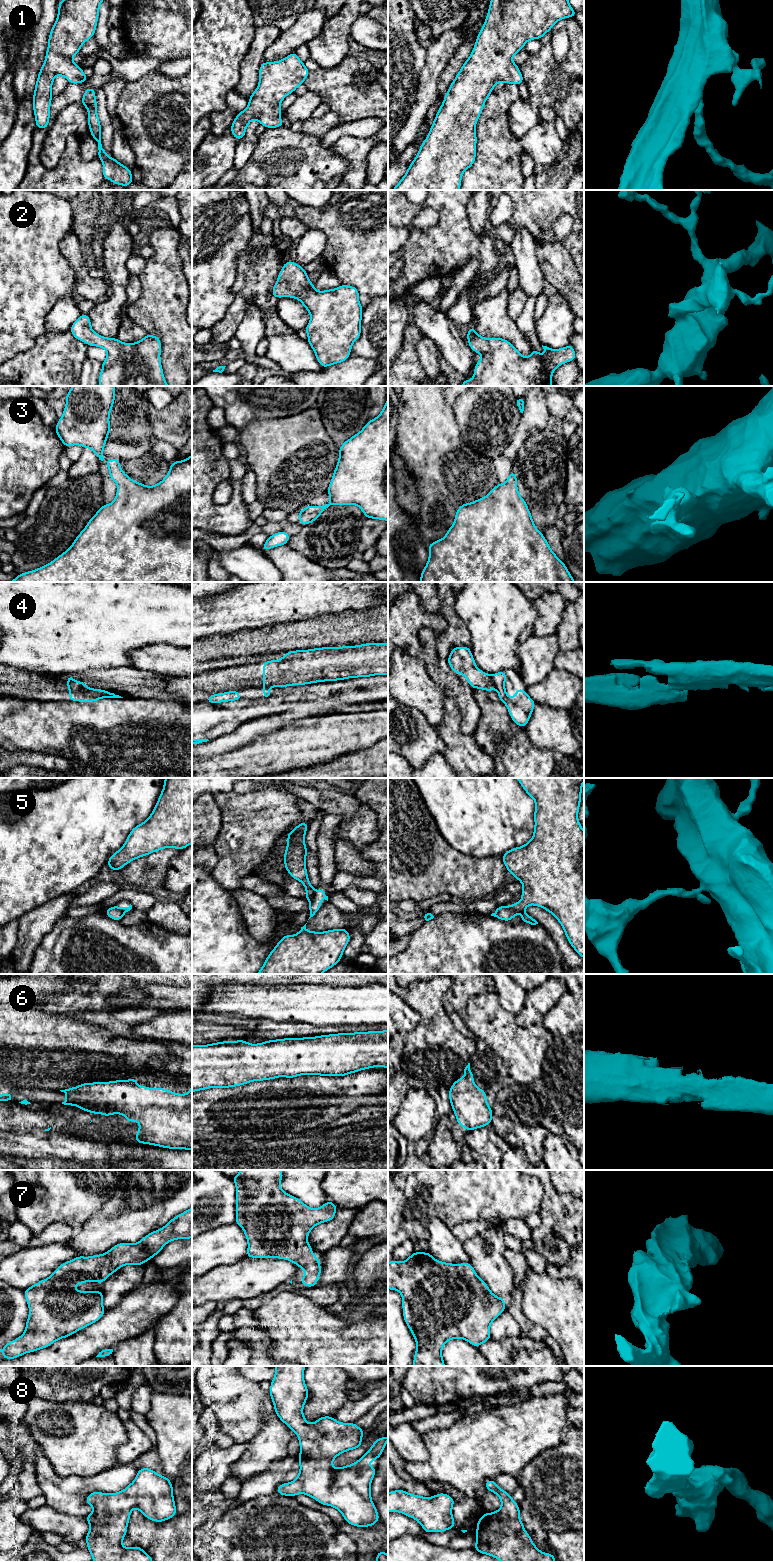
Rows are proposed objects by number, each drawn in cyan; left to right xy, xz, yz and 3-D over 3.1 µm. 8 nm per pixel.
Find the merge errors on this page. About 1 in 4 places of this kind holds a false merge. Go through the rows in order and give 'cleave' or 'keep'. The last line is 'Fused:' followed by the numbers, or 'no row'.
1: keep
2: keep
3: keep
4: cleave
5: cleave
6: keep
7: keep
8: keep
Fused: 4, 5

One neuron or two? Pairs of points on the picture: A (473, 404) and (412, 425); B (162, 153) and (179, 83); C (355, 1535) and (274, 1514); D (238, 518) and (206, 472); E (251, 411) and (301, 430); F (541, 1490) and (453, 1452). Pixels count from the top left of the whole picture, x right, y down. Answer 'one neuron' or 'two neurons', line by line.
A: two neurons
B: one neuron
C: two neurons
D: one neuron
E: two neurons
F: two neurons

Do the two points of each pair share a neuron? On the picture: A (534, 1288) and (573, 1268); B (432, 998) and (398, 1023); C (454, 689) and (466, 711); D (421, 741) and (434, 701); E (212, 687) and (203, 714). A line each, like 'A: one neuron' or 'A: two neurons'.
A: two neurons
B: two neurons
C: one neuron
D: two neurons
E: two neurons

